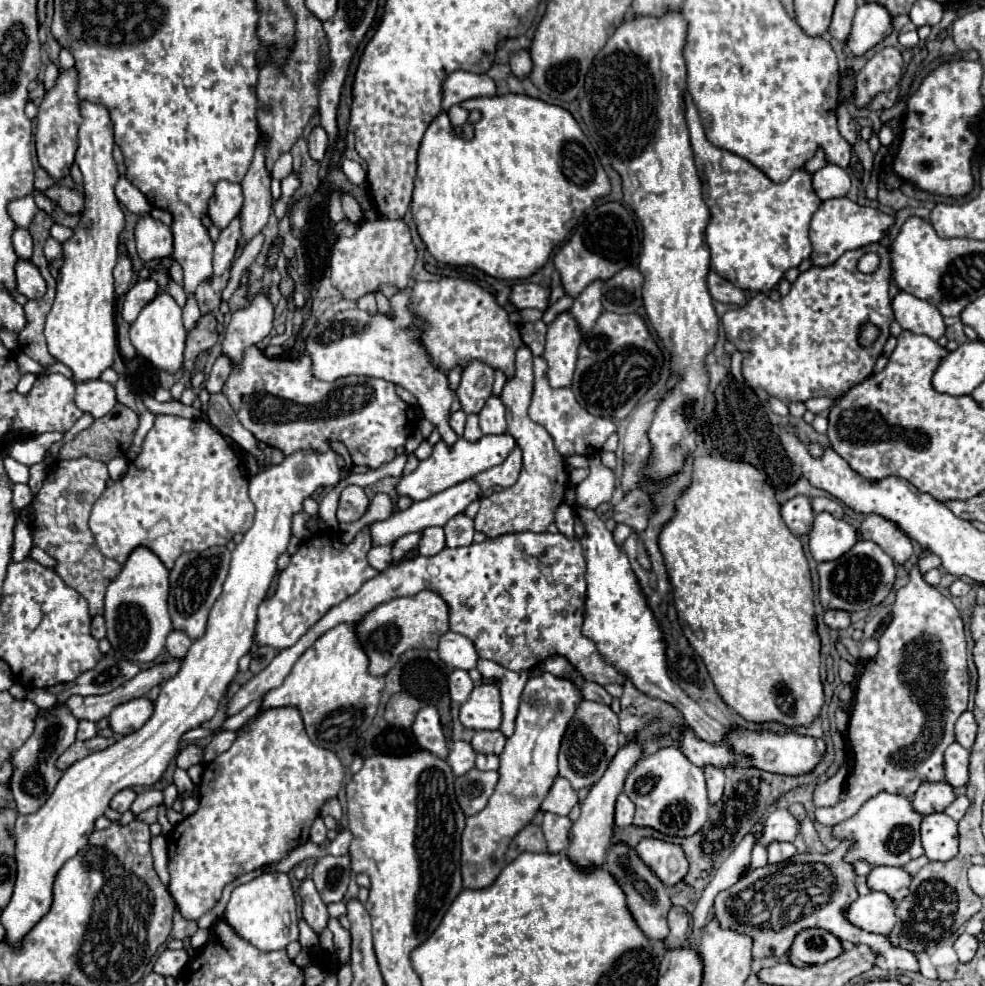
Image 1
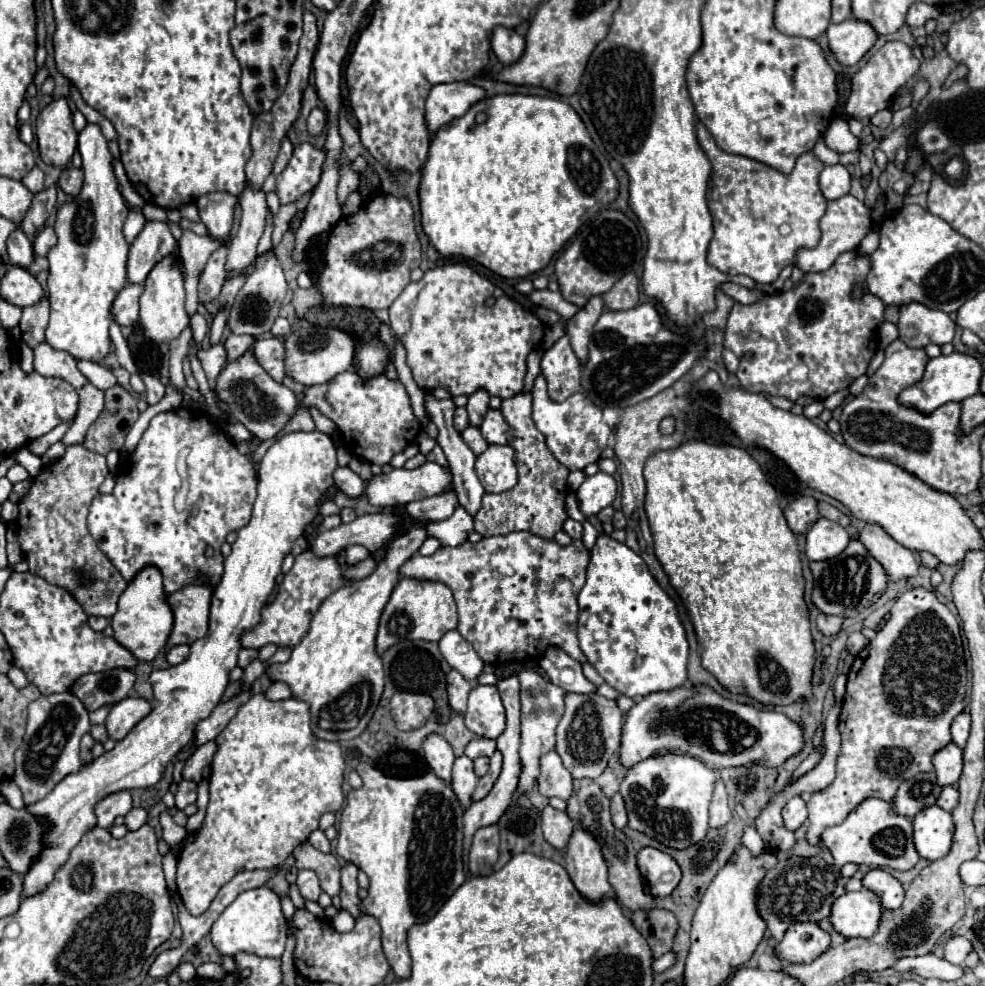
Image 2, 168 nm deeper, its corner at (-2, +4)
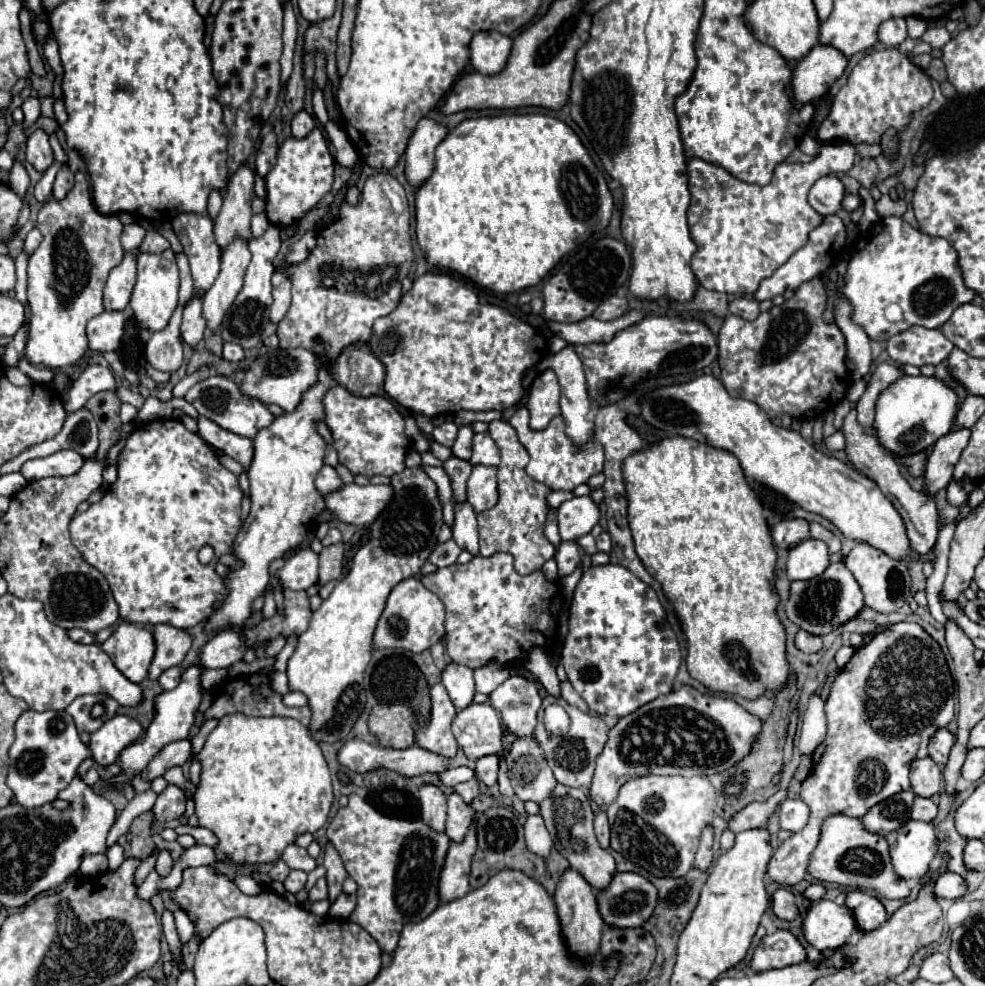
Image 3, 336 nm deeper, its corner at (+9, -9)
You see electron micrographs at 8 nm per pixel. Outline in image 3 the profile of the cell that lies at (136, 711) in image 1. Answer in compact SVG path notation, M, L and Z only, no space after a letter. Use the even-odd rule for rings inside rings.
M114 715L98 731L92 733L90 749L98 765L110 765L118 759L120 751L142 735L142 727L128 715Z

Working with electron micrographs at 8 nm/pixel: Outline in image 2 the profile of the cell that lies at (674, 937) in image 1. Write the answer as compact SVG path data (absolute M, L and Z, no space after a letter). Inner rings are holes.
M635 910L629 914L633 926L639 934L649 942L653 958L661 958L665 952L671 950L675 932L677 932L677 918L669 910Z

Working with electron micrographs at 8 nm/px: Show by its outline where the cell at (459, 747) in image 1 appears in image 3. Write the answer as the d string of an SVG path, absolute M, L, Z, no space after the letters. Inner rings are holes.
M454 791L448 797L448 819L446 819L446 835L452 841L462 841L466 829L470 827L474 817L474 809L462 801L462 797Z

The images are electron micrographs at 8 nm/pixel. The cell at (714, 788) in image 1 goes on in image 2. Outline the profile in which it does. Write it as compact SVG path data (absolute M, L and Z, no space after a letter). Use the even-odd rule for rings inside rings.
M719 780L713 792L711 808L709 808L709 828L723 828L731 820L731 810L727 804L727 792L723 782Z

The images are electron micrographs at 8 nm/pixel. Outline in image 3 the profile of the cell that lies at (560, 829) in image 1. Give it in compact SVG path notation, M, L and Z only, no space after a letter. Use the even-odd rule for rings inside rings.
M530 815L524 823L524 829L526 829L526 845L532 853L540 855L540 857L548 857L552 847L554 847L554 841L542 821L540 815Z

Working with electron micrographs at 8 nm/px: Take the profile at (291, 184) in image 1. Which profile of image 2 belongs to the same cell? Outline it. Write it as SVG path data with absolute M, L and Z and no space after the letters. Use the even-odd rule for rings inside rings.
M311 142L295 146L287 168L277 176L277 194L281 204L297 202L301 196L311 192L321 180L325 160L327 152Z

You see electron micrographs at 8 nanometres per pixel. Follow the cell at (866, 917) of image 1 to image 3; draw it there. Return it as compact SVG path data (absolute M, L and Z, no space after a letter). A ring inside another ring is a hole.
M828 899L814 903L802 921L806 941L818 951L834 951L842 947L854 931L858 931L850 909Z

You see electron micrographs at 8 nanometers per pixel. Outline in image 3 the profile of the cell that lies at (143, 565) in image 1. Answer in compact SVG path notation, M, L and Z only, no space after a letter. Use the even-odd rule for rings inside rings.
M120 619L102 649L130 681L140 683L148 675L154 657L154 635L150 627Z

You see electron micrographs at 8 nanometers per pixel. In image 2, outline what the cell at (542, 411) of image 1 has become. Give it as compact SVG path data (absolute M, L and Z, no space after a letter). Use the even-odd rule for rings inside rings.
M539 374L531 390L533 396L533 422L545 436L545 444L559 464L569 470L583 470L587 464L599 460L601 452L607 448L613 430L603 422L601 408L595 406L585 394L573 394L563 402L551 402L547 394L547 382Z

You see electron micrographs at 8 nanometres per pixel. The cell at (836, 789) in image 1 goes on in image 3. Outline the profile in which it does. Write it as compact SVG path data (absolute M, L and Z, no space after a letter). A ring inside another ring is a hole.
M780 789L776 791L772 797L768 797L766 801L760 803L750 803L746 805L740 813L736 813L730 821L730 831L732 833L742 833L746 829L758 829L758 827L766 827L770 817L774 815L774 811L778 809L778 805L788 797L788 789Z

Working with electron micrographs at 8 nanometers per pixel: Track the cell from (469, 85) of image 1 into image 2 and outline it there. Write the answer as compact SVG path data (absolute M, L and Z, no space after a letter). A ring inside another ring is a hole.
M469 82L437 84L425 102L425 126L429 136L435 136L437 130L447 126L451 120L461 118L475 102L483 98L483 88Z

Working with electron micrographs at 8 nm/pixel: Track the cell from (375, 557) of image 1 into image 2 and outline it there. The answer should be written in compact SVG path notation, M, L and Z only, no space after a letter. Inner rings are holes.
M365 558L363 562L359 562L359 564L351 566L351 568L347 568L347 570L345 570L345 578L347 578L347 580L349 580L349 578L353 578L353 580L361 580L361 578L369 576L369 572L373 572L375 564L377 564L377 562L375 562L373 558Z

